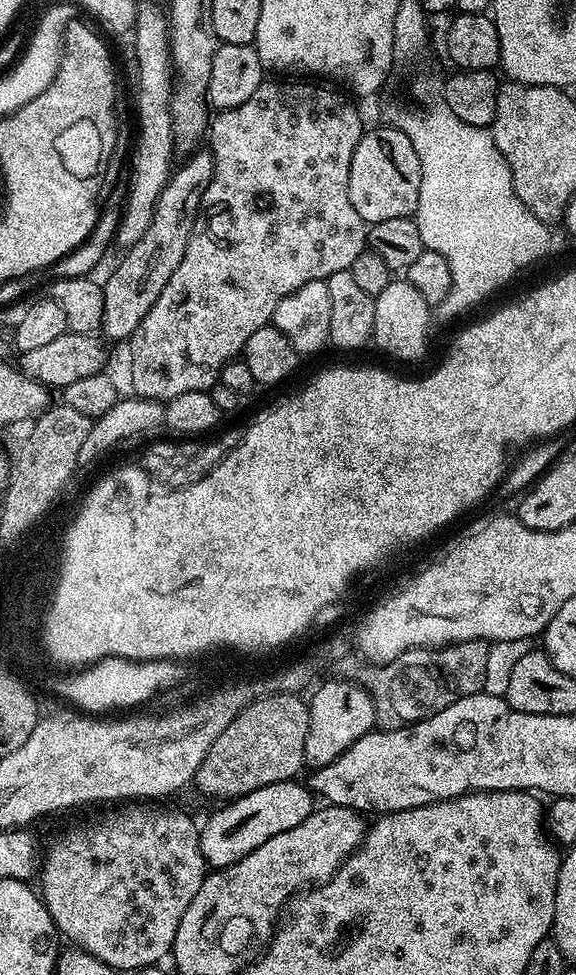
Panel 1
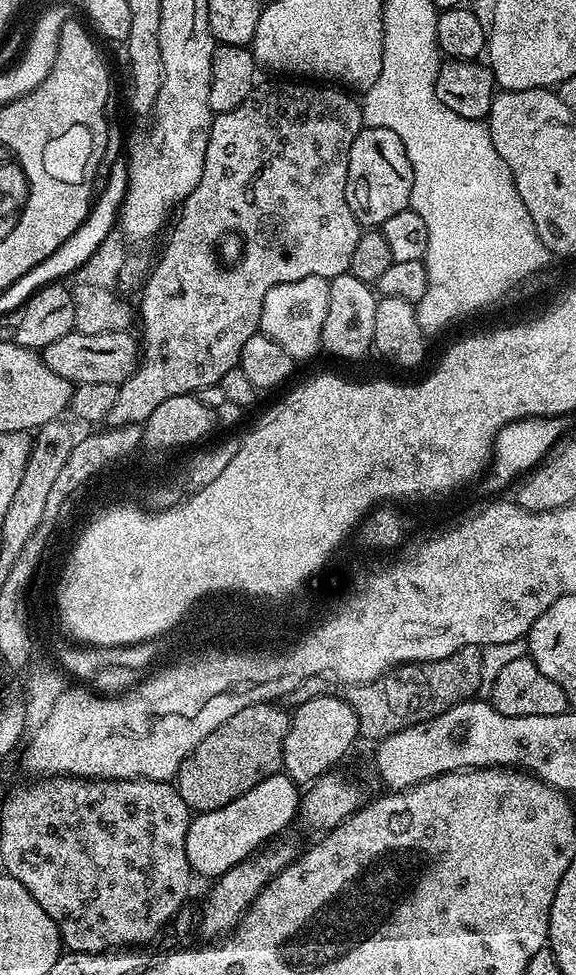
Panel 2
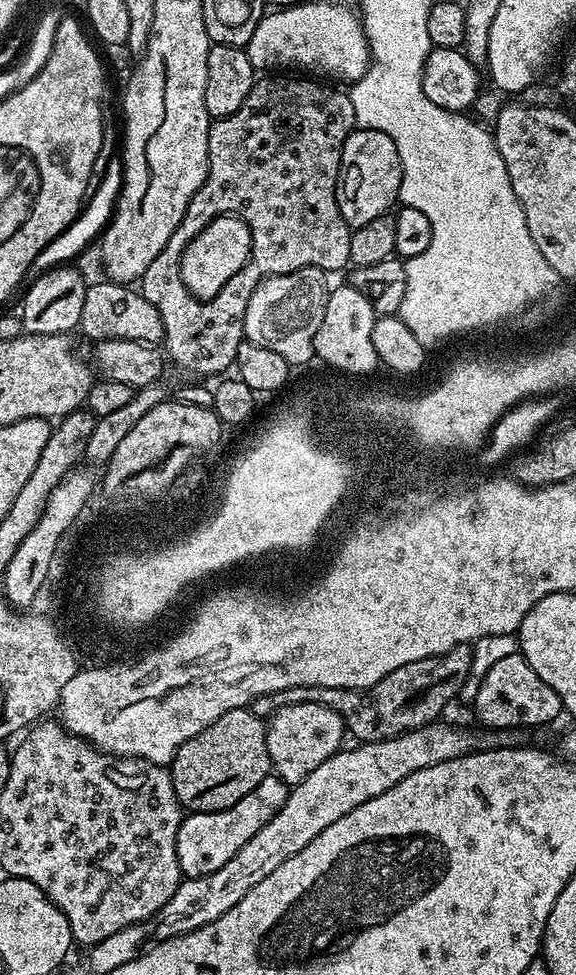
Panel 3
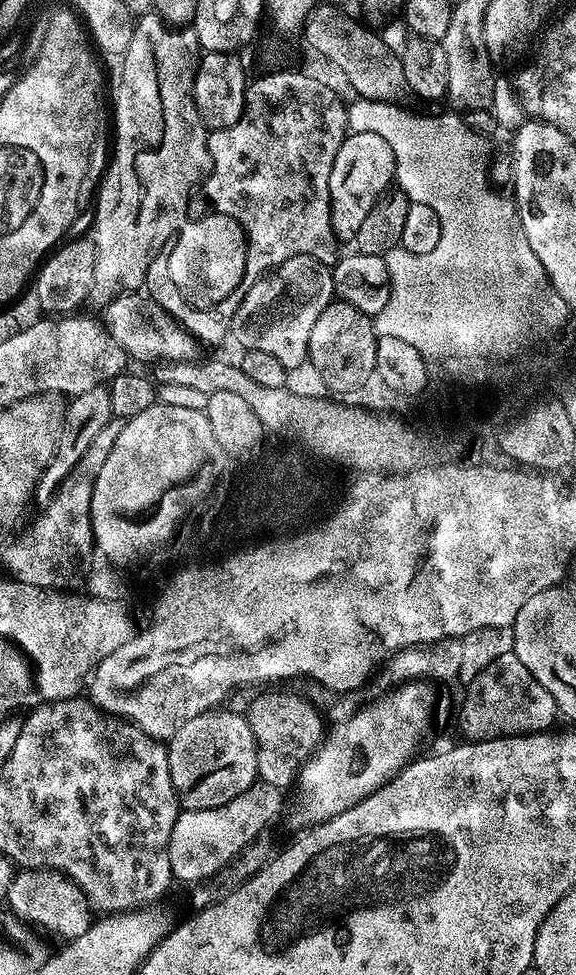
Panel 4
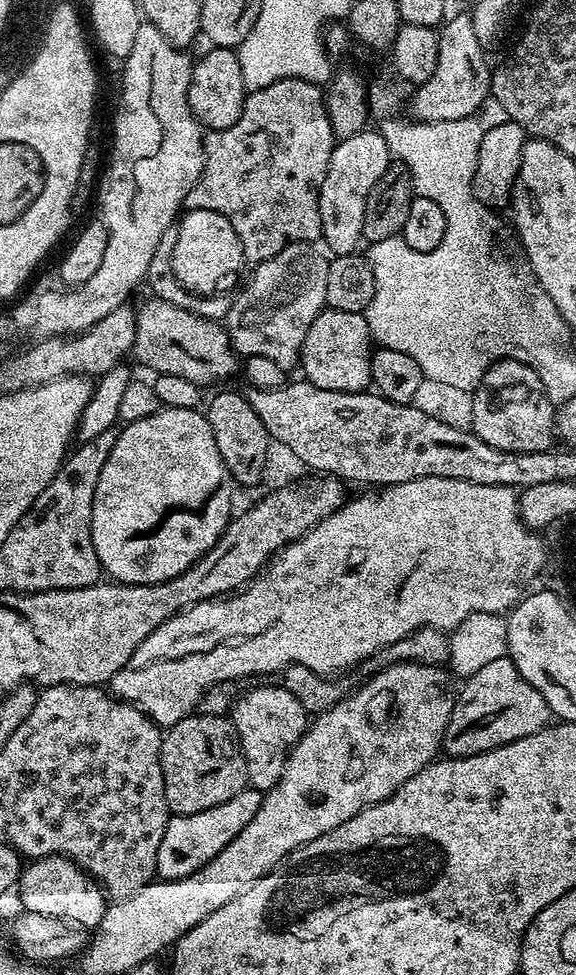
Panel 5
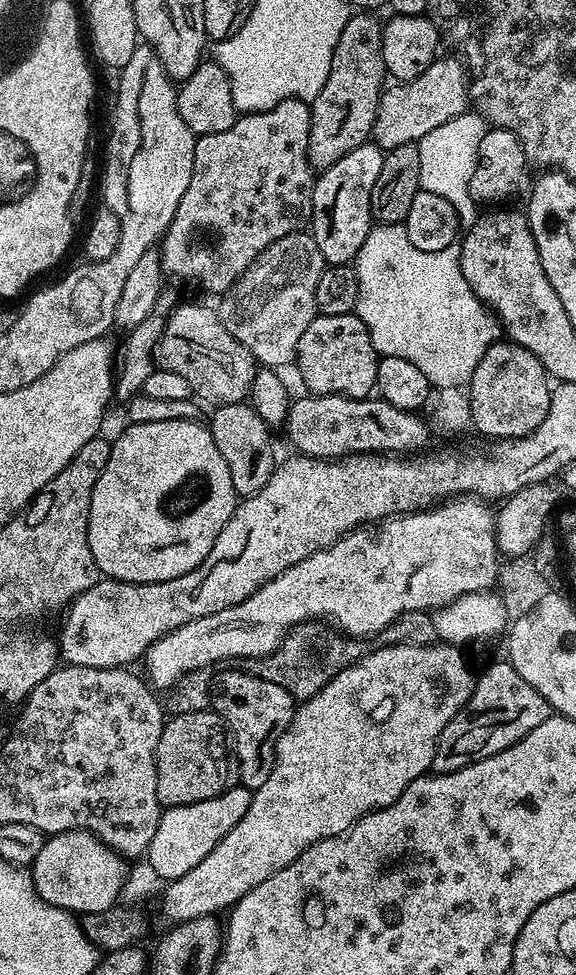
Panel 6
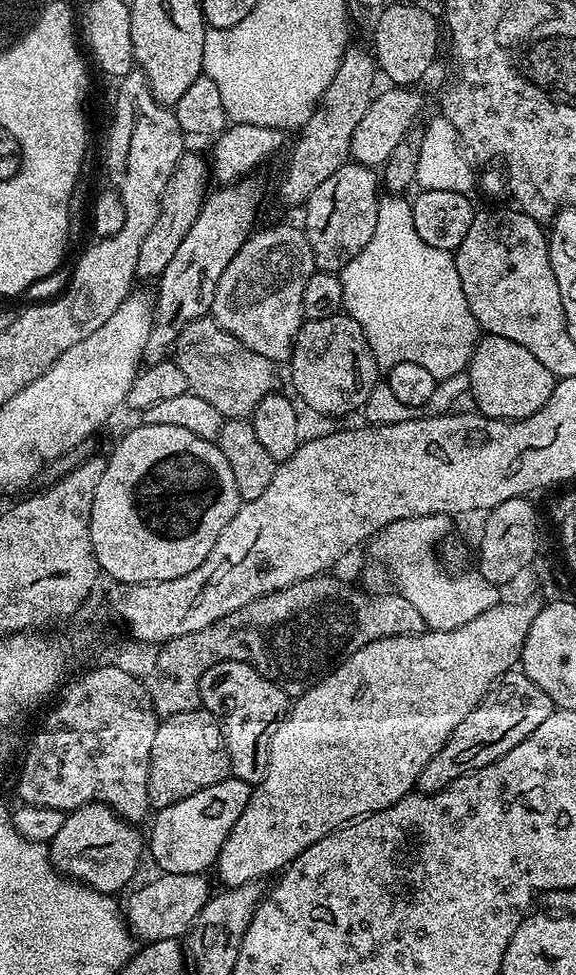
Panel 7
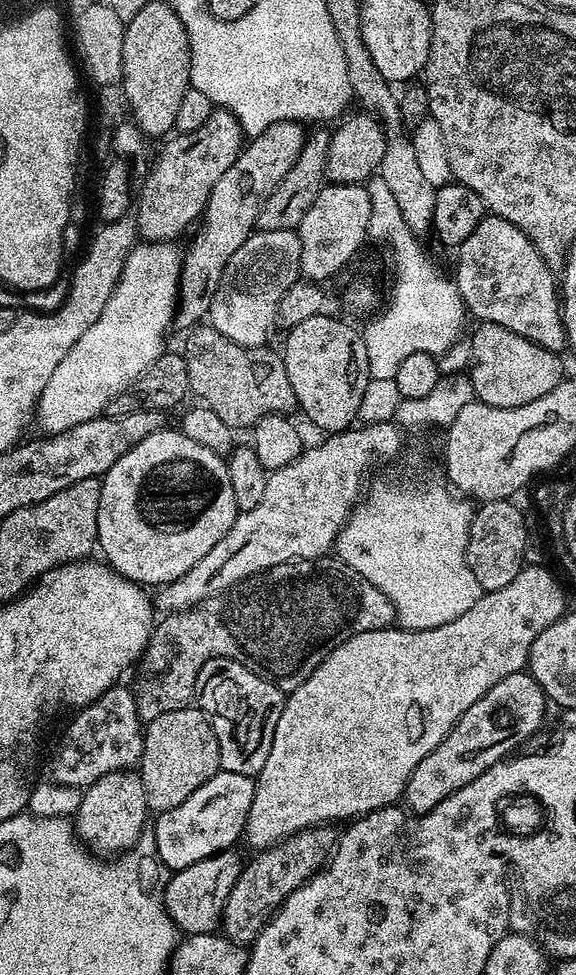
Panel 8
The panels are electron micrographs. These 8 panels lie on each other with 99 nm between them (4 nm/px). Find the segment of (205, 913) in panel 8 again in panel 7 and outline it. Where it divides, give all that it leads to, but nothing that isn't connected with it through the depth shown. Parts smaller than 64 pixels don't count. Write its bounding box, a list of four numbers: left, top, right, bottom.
[123,874,210,941]

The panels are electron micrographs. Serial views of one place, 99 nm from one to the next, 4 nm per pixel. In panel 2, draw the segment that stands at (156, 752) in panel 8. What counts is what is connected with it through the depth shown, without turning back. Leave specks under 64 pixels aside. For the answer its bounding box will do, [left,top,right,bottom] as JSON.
[174,702,290,814]

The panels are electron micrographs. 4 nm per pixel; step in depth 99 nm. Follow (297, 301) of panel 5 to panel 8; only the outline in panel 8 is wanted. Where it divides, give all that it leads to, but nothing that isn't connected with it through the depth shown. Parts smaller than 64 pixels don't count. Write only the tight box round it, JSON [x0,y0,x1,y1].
[207,230,302,348]

